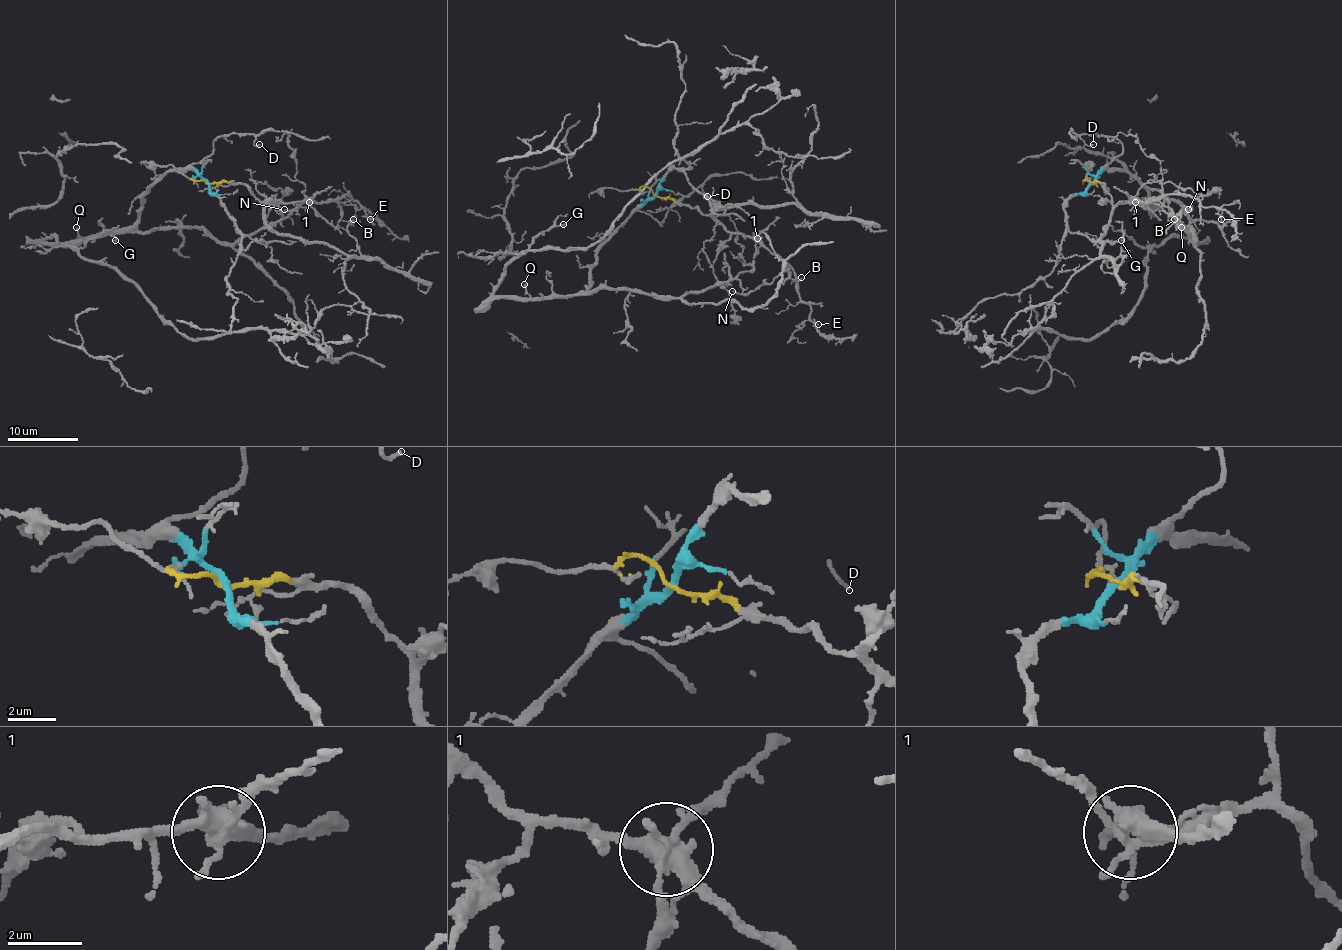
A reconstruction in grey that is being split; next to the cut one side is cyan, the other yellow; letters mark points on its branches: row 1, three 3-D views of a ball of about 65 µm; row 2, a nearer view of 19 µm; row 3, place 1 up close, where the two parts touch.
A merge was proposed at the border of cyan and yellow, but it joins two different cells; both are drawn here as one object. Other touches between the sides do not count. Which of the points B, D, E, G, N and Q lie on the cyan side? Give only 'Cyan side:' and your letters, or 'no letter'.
Cyan side: D, G, N, Q

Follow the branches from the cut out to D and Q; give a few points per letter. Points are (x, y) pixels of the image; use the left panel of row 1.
D: (207, 184), (191, 166), (212, 152), (212, 143), (219, 136), (251, 133), (255, 145), (260, 143)
Q: (207, 184), (193, 170), (170, 170), (143, 195), (136, 220), (127, 227), (104, 228), (85, 237), (76, 227)

